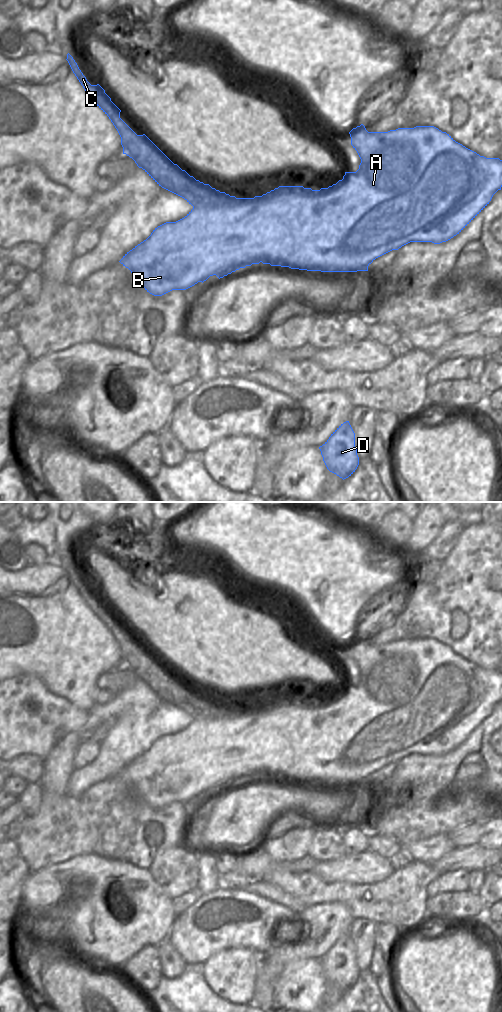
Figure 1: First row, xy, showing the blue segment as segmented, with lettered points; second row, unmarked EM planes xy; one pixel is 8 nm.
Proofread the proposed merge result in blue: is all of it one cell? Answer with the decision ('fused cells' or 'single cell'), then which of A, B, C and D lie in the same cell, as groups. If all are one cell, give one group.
fused cells | A B D / C

